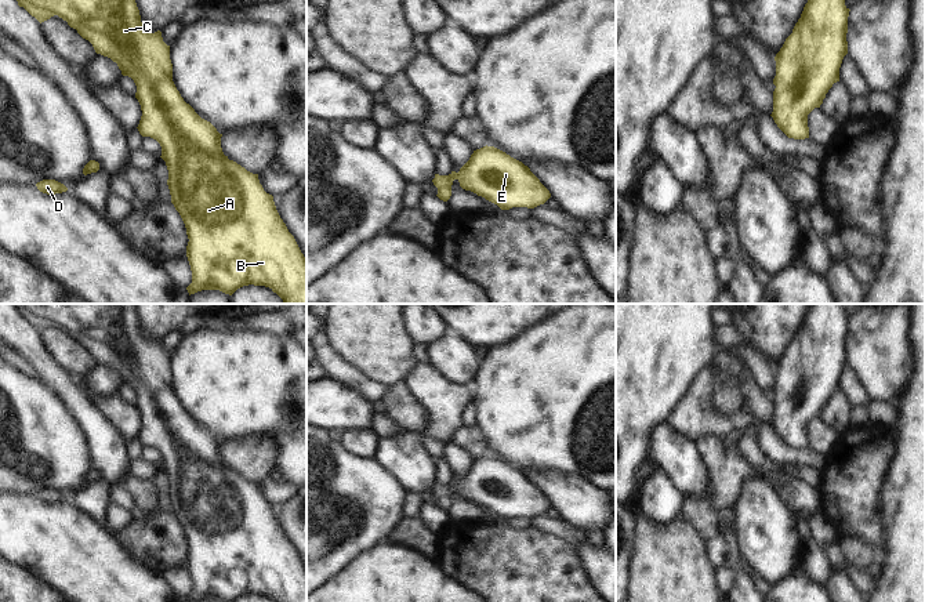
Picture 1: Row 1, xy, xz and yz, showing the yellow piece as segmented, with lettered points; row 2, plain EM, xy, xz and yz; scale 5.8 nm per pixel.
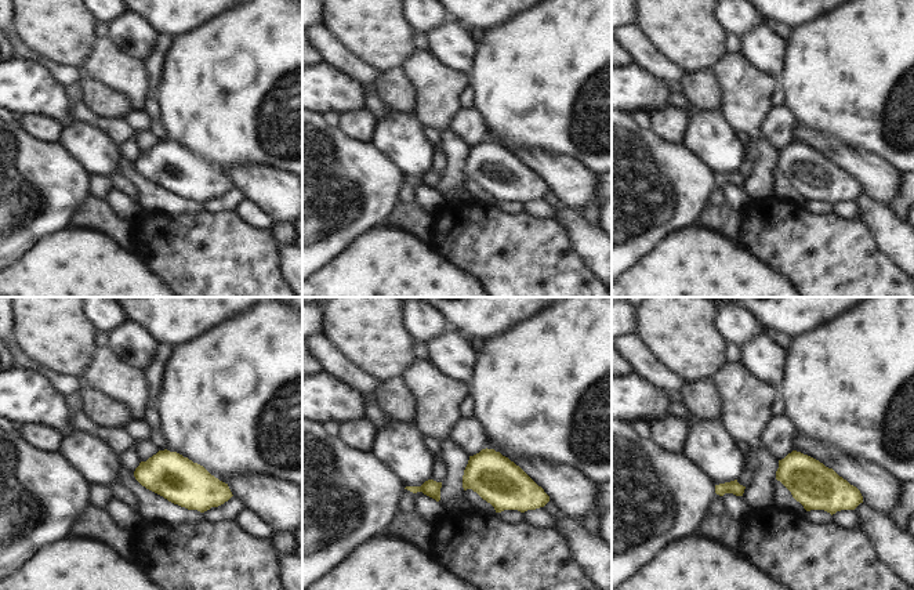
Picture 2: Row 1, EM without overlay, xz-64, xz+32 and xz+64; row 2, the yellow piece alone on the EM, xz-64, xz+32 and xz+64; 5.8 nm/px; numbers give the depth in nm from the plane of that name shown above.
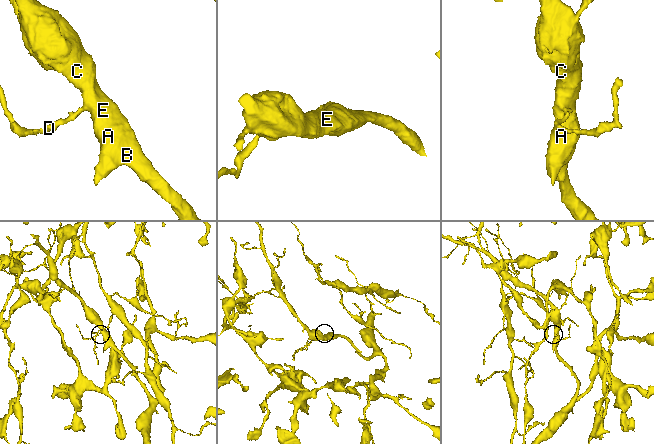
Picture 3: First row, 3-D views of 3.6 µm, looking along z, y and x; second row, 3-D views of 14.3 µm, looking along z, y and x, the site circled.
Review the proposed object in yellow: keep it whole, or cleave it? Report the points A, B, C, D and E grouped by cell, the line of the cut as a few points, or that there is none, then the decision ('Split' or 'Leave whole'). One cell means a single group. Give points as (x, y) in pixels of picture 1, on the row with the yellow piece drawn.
Groups: A B C D E. No split. Leave whole.

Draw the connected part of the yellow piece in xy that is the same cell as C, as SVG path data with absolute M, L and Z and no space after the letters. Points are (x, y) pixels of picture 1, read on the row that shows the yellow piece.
M17 0L40 23L58 15L77 33L88 40L95 52L117 64L123 76L128 76L137 86L142 116L138 131L142 137L156 139L162 146L162 159L168 170L167 185L171 203L179 213L188 235L186 257L192 271L192 283L186 287L189 295L202 290L220 290L232 295L237 289L249 284L265 286L276 293L284 304L306 304L306 258L301 253L294 236L280 218L273 196L260 184L258 174L224 155L217 128L202 119L184 101L173 81L170 46L163 41L162 32L152 33L141 22L135 0Z

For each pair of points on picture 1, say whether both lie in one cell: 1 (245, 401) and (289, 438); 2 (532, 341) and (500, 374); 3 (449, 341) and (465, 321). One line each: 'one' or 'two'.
1: one
2: one
3: two

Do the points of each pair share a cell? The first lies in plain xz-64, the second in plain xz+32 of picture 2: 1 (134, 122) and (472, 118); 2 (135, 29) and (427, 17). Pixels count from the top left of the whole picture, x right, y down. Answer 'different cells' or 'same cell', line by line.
1: same cell
2: different cells

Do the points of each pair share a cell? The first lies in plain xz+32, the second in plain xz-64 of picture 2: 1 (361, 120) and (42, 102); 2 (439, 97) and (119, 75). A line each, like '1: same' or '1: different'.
1: different
2: same

